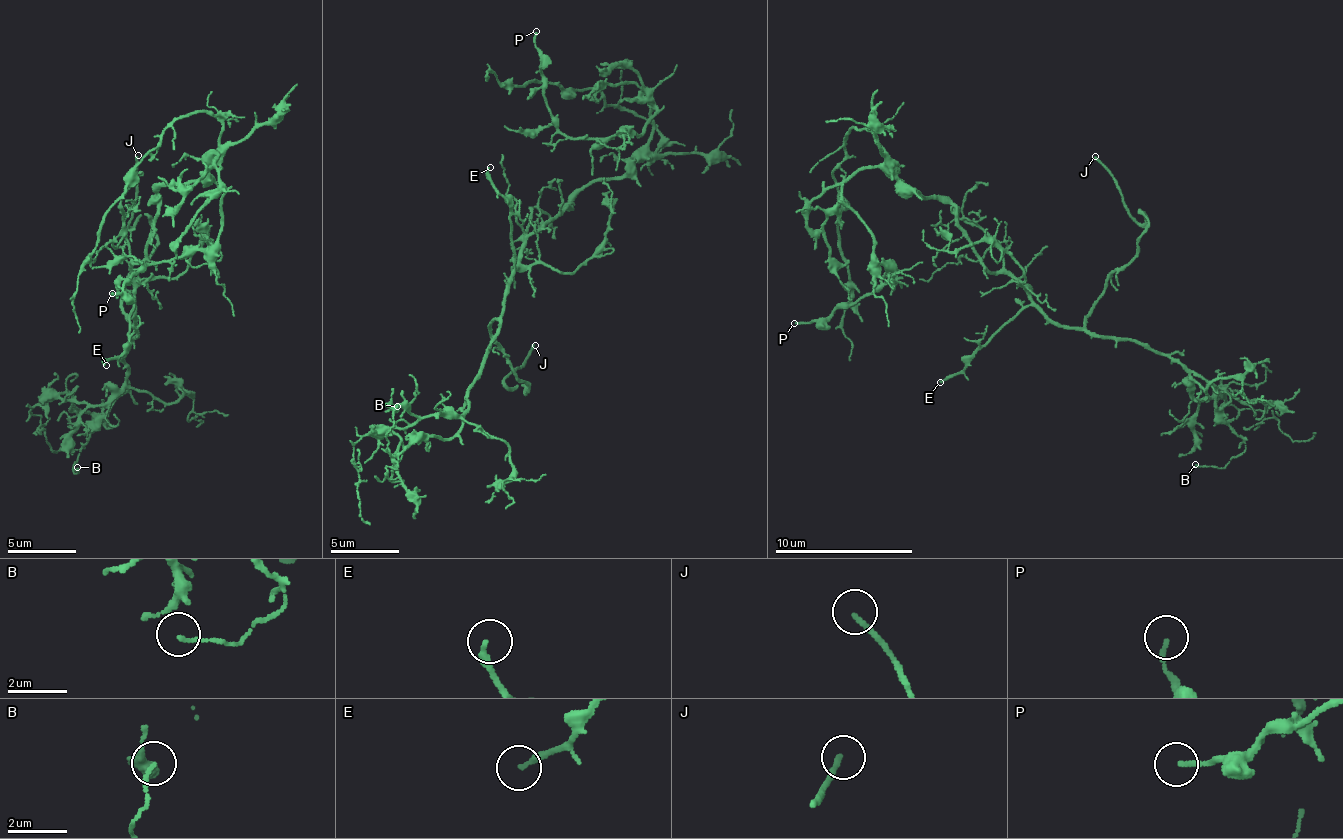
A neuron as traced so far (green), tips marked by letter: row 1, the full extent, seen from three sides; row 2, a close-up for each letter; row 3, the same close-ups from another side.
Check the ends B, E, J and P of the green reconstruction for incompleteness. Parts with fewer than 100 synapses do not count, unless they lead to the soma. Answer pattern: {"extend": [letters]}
{"extend": ["J"]}

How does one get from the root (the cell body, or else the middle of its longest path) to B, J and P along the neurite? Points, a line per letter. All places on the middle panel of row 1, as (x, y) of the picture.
B: (555, 220), (525, 242), (500, 330), (469, 390), (465, 426), (389, 455), (397, 406)
J: (555, 220), (525, 242), (490, 325), (505, 363), (529, 386), (525, 394), (505, 381), (535, 345)
P: (555, 220), (587, 185), (633, 165), (655, 111), (638, 135), (568, 137), (543, 95), (536, 31)

